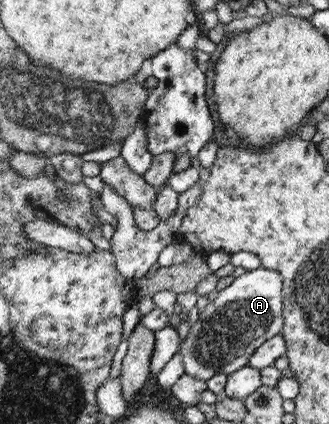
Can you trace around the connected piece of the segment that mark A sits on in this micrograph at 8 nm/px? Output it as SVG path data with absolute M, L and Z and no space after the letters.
M262 266L258 267L256 270L246 271L240 277L235 278L235 280L228 287L224 288L218 293L218 296L214 298L214 301L208 303L206 308L202 310L199 314L198 322L194 323L192 329L188 333L186 340L180 349L180 356L184 365L184 370L186 374L190 376L195 376L200 380L207 381L209 378L215 376L216 373L224 373L229 375L235 373L237 370L243 368L243 366L248 365L250 358L256 354L260 345L264 345L272 337L277 334L281 334L283 330L283 276L276 270L270 270Z

